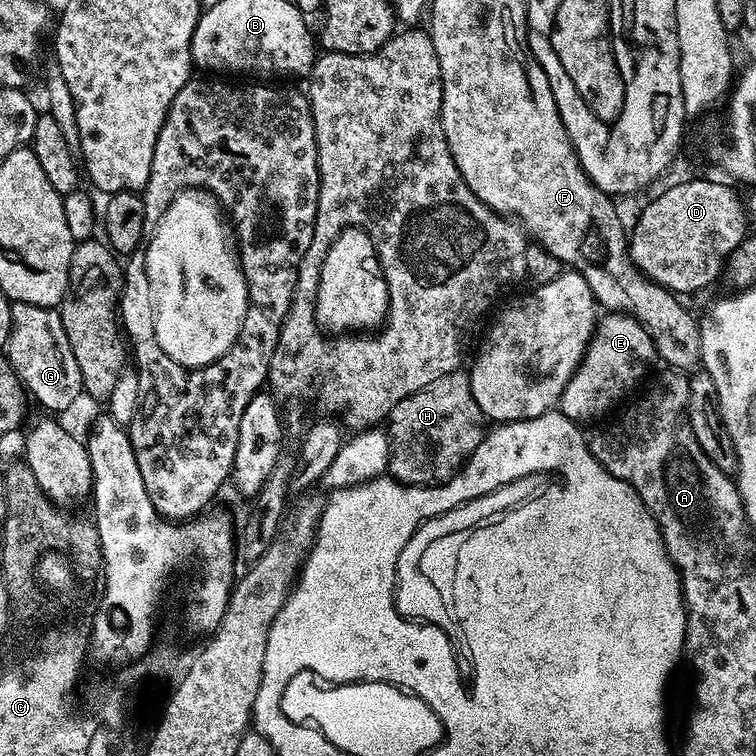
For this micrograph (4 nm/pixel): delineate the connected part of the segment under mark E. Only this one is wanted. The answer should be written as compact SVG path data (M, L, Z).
M624 312L601 315L582 362L560 396L558 410L567 420L577 422L592 420L610 411L643 378L644 371L656 359L656 347L650 334L633 316Z

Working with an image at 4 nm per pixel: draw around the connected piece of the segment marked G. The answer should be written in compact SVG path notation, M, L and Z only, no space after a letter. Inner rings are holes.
M12 304L12 325L6 345L8 364L16 371L17 378L24 385L24 391L45 408L45 413L60 414L64 412L84 392L82 370L78 370L78 362L74 358L74 350L70 350L70 338L66 338L66 326L62 326L62 318L56 308L43 308L33 304Z

